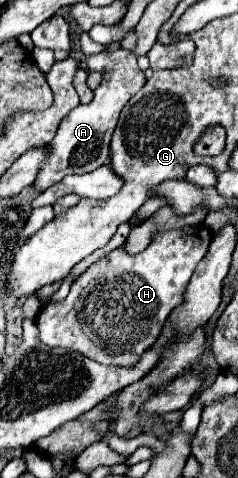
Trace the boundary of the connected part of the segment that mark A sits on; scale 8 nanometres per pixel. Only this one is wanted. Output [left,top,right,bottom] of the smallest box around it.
[33,42,145,192]

